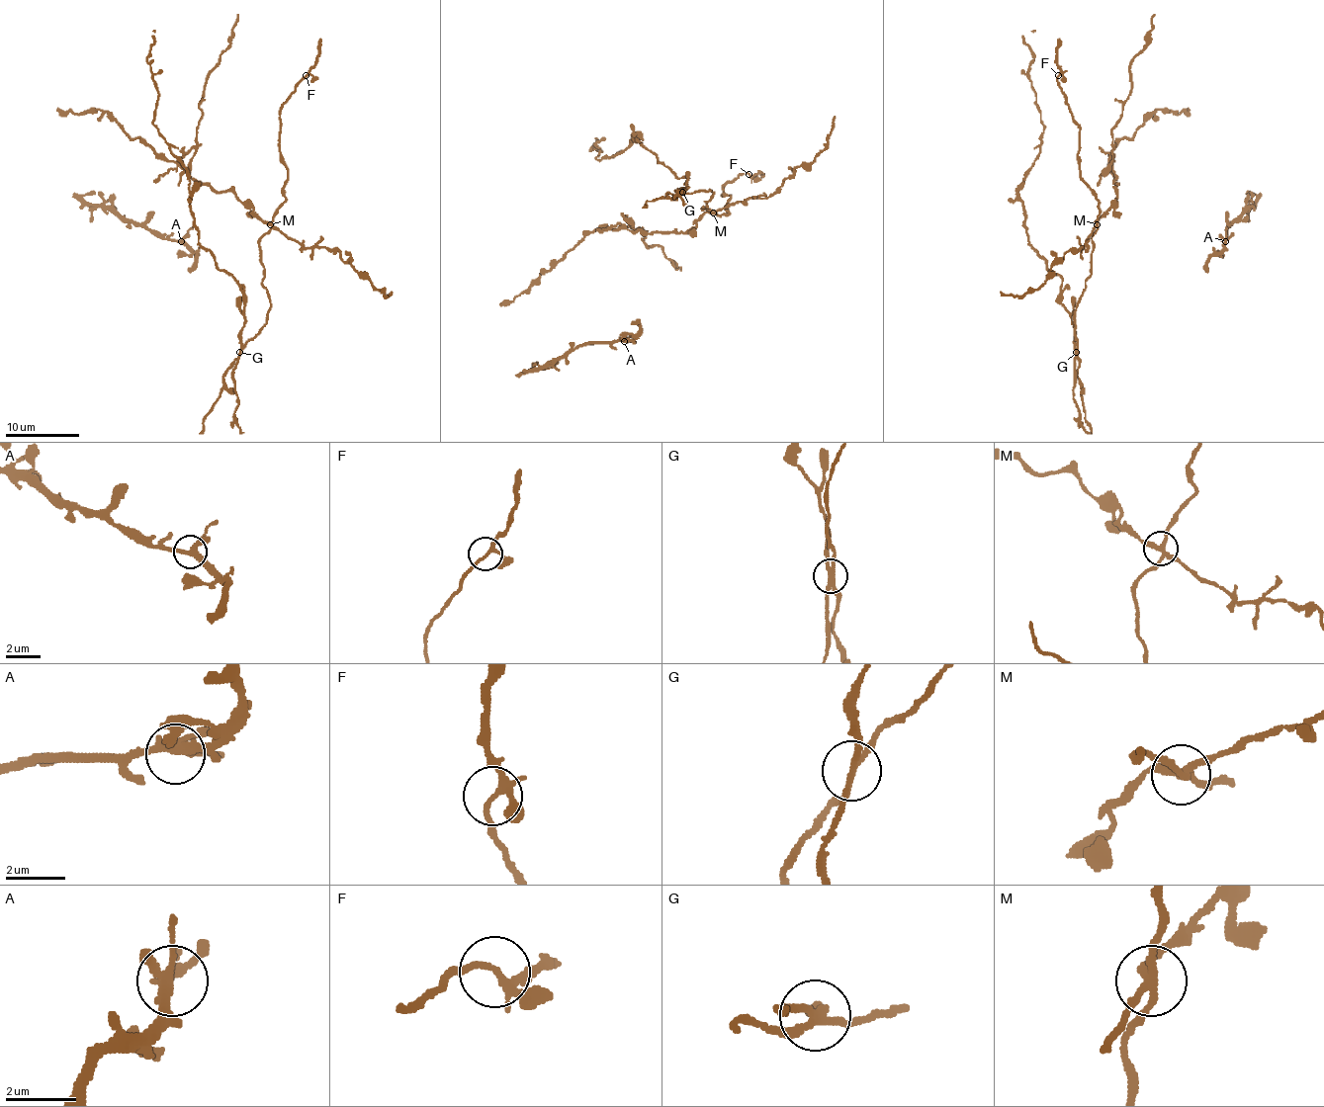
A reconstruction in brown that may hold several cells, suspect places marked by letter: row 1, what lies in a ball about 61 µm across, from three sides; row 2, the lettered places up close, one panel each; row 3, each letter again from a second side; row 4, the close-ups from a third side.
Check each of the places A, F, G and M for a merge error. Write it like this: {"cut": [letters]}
{"cut": ["G", "M"]}

